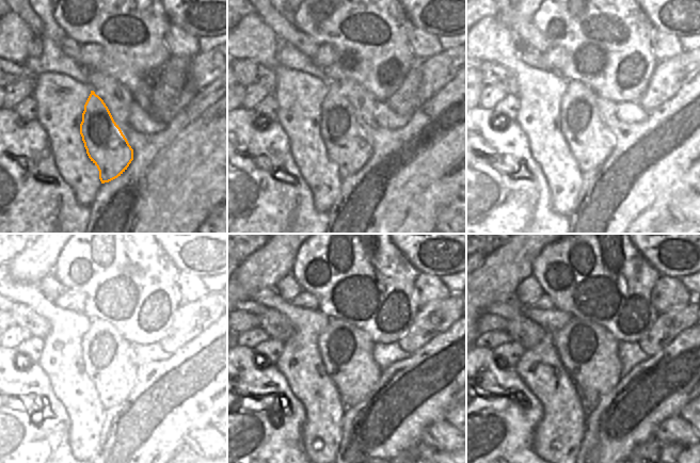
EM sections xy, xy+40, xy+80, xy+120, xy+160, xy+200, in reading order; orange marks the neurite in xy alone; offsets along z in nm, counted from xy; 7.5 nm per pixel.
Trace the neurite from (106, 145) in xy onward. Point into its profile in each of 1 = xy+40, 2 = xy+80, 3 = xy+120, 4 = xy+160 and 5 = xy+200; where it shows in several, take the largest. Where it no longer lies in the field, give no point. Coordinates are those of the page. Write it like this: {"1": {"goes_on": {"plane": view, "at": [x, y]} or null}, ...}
{"1": {"goes_on": {"plane": "xy+40", "at": [347, 145]}}, "2": {"goes_on": {"plane": "xy+80", "at": [590, 142]}}, "3": {"goes_on": {"plane": "xy+120", "at": [105, 351]}}, "4": {"goes_on": {"plane": "xy+160", "at": [347, 352]}}, "5": {"goes_on": {"plane": "xy+200", "at": [589, 353]}}}

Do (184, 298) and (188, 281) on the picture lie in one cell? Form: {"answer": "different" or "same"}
{"answer": "same"}

